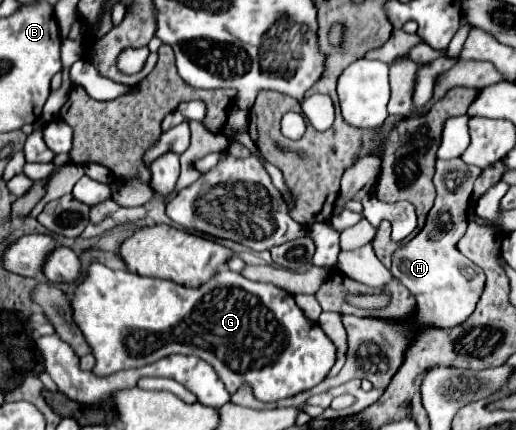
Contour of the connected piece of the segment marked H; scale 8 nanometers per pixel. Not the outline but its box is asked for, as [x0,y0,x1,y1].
[338,159,486,389]

